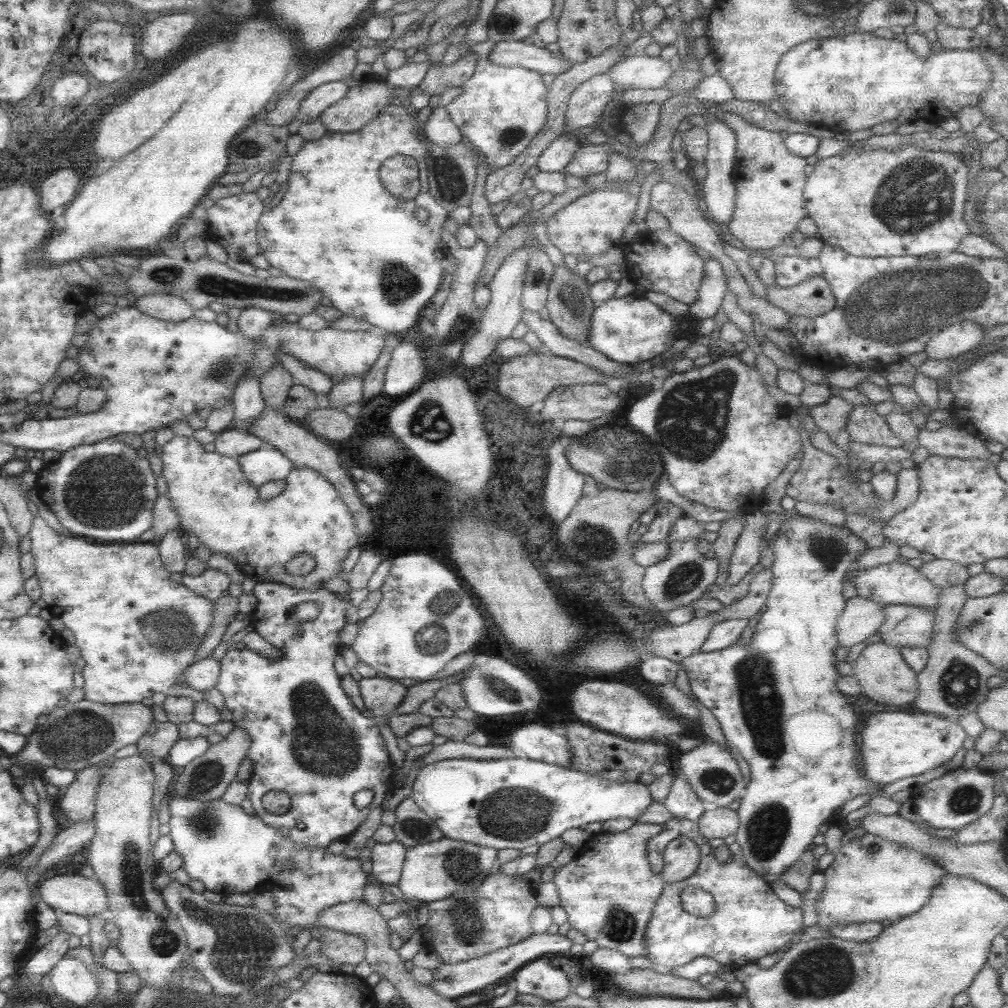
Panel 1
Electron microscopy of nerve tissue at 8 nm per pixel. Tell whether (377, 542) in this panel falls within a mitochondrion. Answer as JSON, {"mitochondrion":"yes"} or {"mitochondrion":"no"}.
{"mitochondrion":"no"}

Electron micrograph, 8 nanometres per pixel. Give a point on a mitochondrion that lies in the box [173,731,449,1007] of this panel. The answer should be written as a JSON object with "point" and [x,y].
{"point":[242,944]}

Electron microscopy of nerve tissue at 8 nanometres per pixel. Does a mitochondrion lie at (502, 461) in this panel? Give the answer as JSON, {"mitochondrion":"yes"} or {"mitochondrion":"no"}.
{"mitochondrion":"no"}

